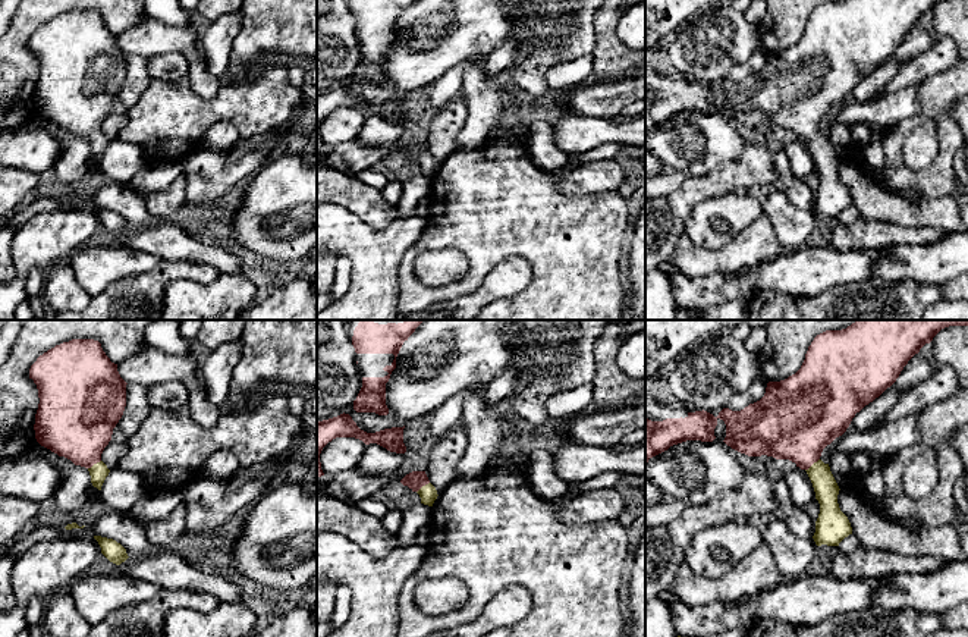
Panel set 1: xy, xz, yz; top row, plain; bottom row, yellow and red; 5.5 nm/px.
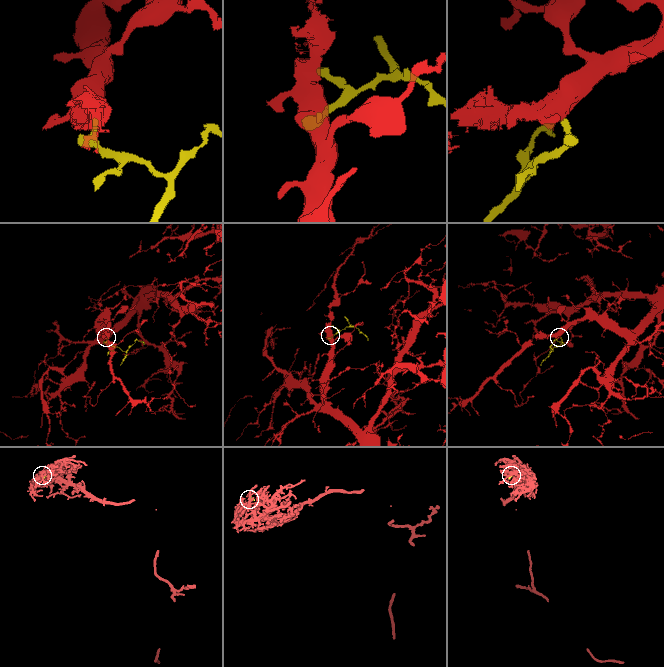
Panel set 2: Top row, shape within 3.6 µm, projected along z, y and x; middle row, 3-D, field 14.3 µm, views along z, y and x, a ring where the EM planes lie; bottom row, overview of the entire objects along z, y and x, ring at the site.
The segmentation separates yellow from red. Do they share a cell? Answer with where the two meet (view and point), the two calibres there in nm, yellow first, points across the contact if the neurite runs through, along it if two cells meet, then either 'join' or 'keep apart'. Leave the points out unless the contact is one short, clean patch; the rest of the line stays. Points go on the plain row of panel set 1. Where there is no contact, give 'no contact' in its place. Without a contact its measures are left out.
meets yellow in yz at (813, 135); 130 nm thick on the yellow side, 420 nm on the other; runs through yz (826, 160), (813, 135), (805, 125), (797, 93); join

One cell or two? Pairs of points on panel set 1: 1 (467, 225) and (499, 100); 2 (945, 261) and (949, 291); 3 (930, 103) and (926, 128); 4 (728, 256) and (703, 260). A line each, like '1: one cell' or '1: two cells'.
1: two cells
2: two cells
3: two cells
4: one cell

